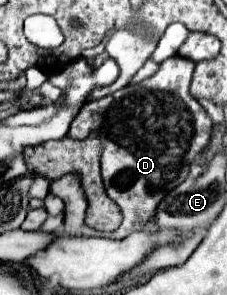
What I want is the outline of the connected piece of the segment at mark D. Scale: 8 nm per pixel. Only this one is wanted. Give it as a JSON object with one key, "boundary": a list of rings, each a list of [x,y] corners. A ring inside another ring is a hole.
{"boundary":[[[171,57],[159,65],[159,71],[125,89],[107,95],[97,101],[85,103],[71,123],[67,137],[85,139],[91,131],[97,131],[103,141],[101,169],[107,195],[123,211],[123,223],[113,233],[97,233],[85,225],[87,199],[81,181],[75,173],[63,175],[51,181],[51,193],[65,203],[65,233],[81,237],[109,237],[125,239],[133,231],[153,231],[153,211],[157,203],[177,187],[189,175],[189,163],[199,155],[211,139],[211,117],[189,93],[189,79],[195,63],[191,59]]]}

